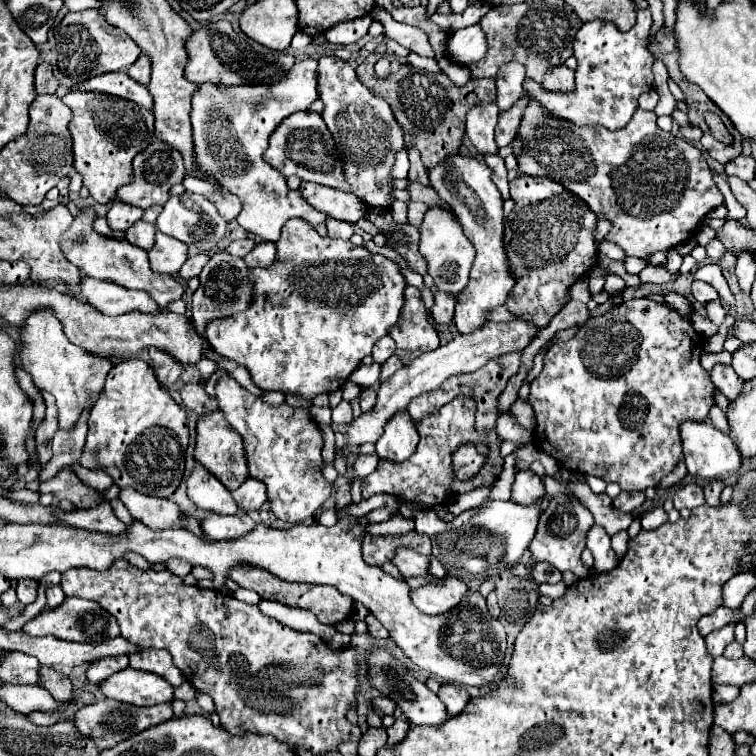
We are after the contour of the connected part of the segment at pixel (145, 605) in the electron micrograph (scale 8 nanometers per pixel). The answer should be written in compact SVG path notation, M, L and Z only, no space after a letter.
M117 560L109 570L71 568L63 572L63 592L97 602L103 610L117 618L121 636L141 648L163 648L171 652L175 666L197 688L209 694L221 718L221 726L237 736L247 732L271 734L289 746L305 746L313 754L337 750L343 740L359 740L359 726L345 720L345 714L355 706L357 692L357 656L353 648L331 650L315 636L291 630L289 626L265 616L257 606L235 600L229 594L187 586L169 570L139 570L127 560Z

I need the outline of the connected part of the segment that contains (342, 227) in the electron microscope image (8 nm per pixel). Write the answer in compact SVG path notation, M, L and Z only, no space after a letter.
M327 218L325 226L327 226L327 230L329 230L329 236L331 236L331 238L343 238L343 240L349 240L349 238L355 234L353 224L347 224L347 222L343 222L343 220Z

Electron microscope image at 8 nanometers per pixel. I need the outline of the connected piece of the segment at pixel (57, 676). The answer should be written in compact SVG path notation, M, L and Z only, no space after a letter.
M41 666L41 686L47 688L53 698L57 698L57 702L67 702L73 698L71 680L63 672L57 672L49 666Z

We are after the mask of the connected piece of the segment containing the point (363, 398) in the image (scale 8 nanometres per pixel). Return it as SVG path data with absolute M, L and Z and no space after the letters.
M363 388L361 390L361 394L359 394L359 402L361 402L361 410L363 412L369 412L373 406L375 406L375 398L377 394L375 394L375 390L371 390L371 388Z

